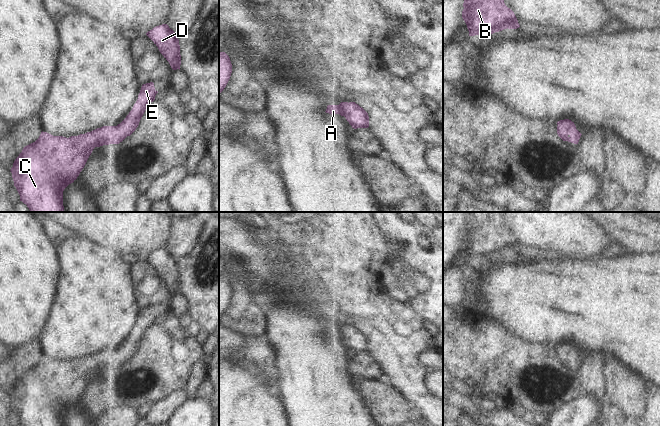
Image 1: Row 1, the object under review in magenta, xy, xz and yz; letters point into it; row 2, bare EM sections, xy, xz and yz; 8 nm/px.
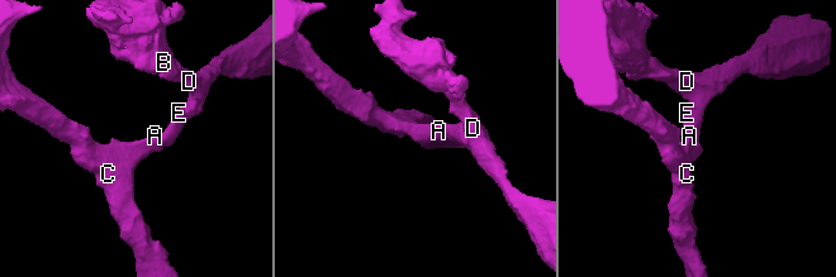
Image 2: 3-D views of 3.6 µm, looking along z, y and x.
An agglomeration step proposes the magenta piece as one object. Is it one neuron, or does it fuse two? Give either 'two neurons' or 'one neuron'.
one neuron

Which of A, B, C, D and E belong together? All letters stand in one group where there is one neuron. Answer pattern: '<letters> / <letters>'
A B C D E

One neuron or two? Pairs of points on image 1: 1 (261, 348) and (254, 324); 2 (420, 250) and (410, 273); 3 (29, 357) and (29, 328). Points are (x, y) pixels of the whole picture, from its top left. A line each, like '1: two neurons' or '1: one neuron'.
1: two neurons
2: two neurons
3: two neurons

